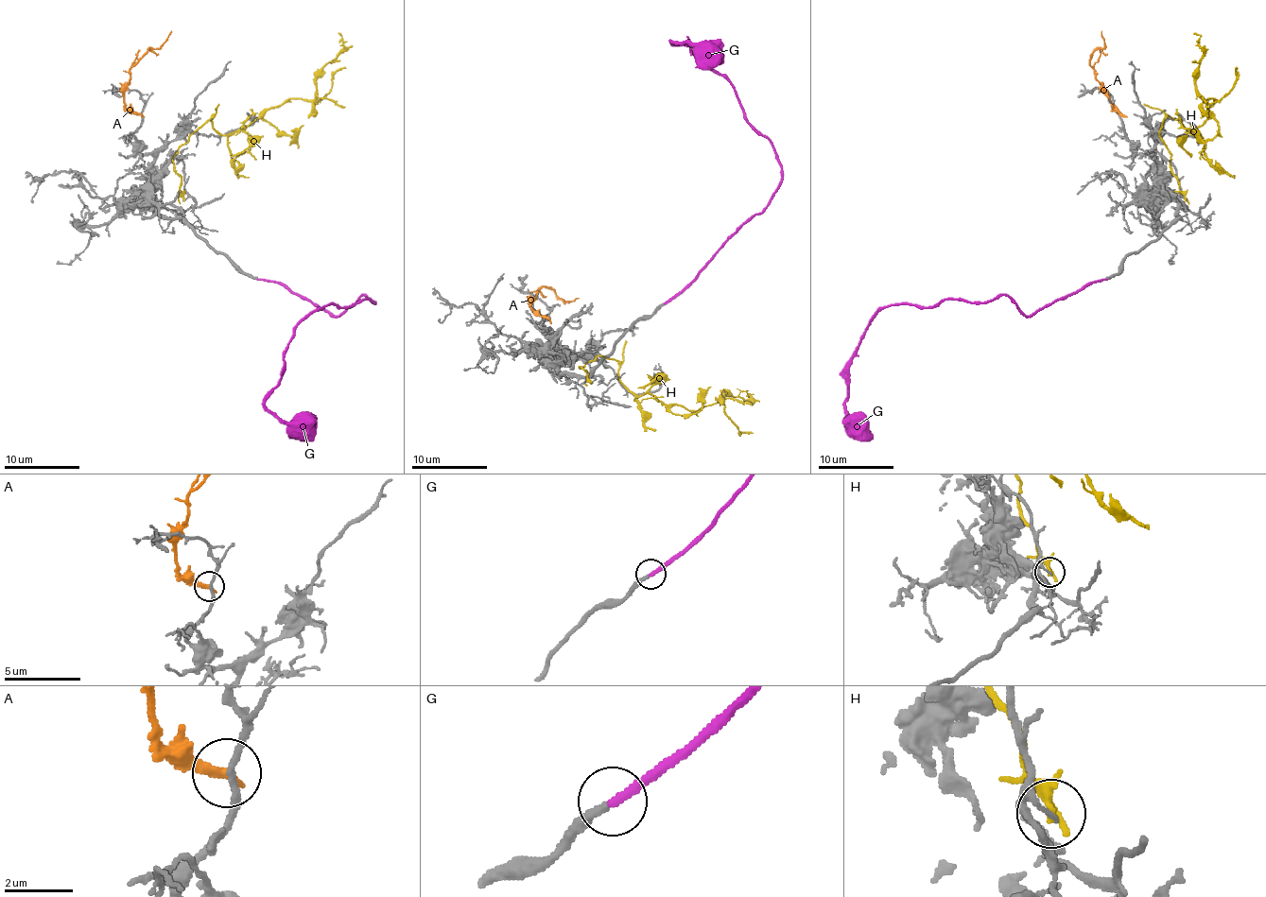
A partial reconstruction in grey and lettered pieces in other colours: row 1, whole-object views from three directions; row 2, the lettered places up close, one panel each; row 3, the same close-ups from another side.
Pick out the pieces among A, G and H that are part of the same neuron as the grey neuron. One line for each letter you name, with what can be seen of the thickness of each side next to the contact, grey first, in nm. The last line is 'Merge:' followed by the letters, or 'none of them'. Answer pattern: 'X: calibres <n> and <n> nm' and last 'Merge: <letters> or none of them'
G: calibres 280 and 280 nm
Merge: G

